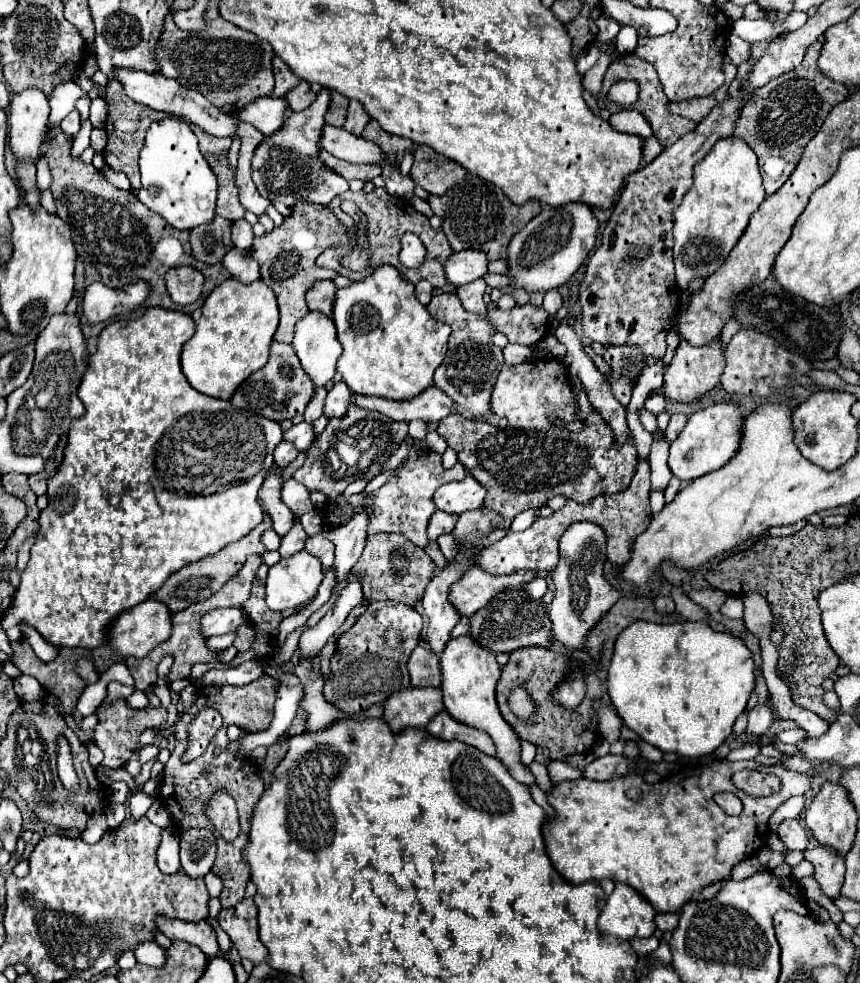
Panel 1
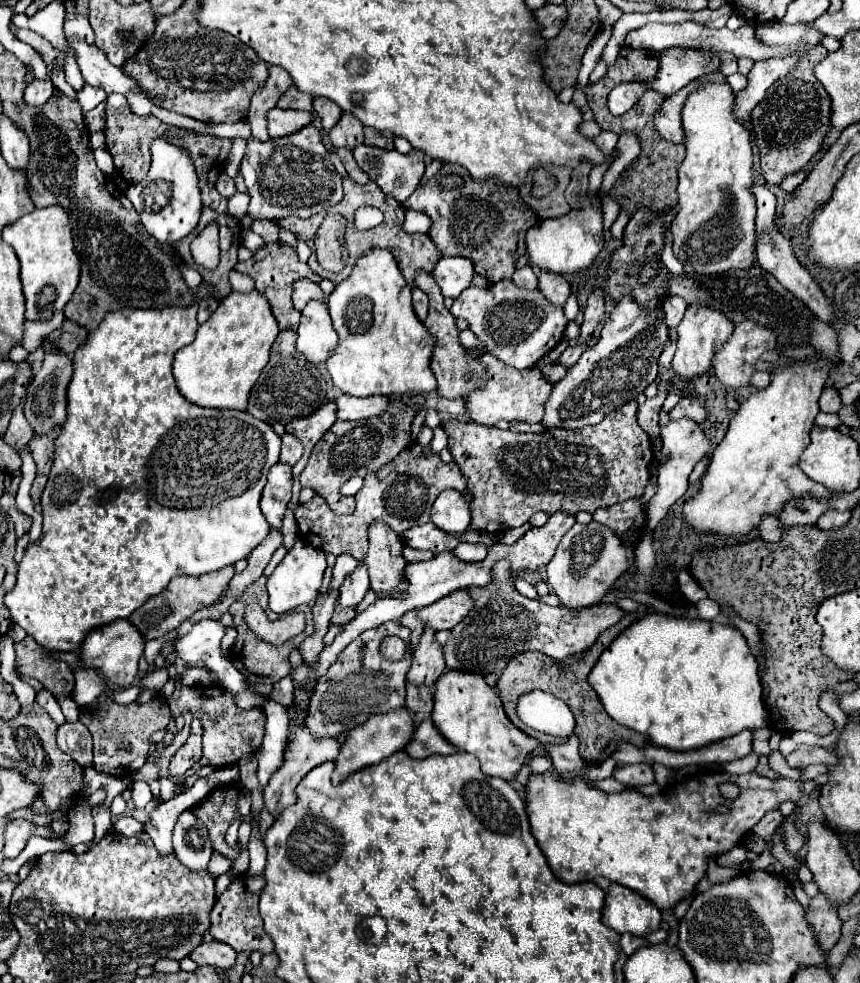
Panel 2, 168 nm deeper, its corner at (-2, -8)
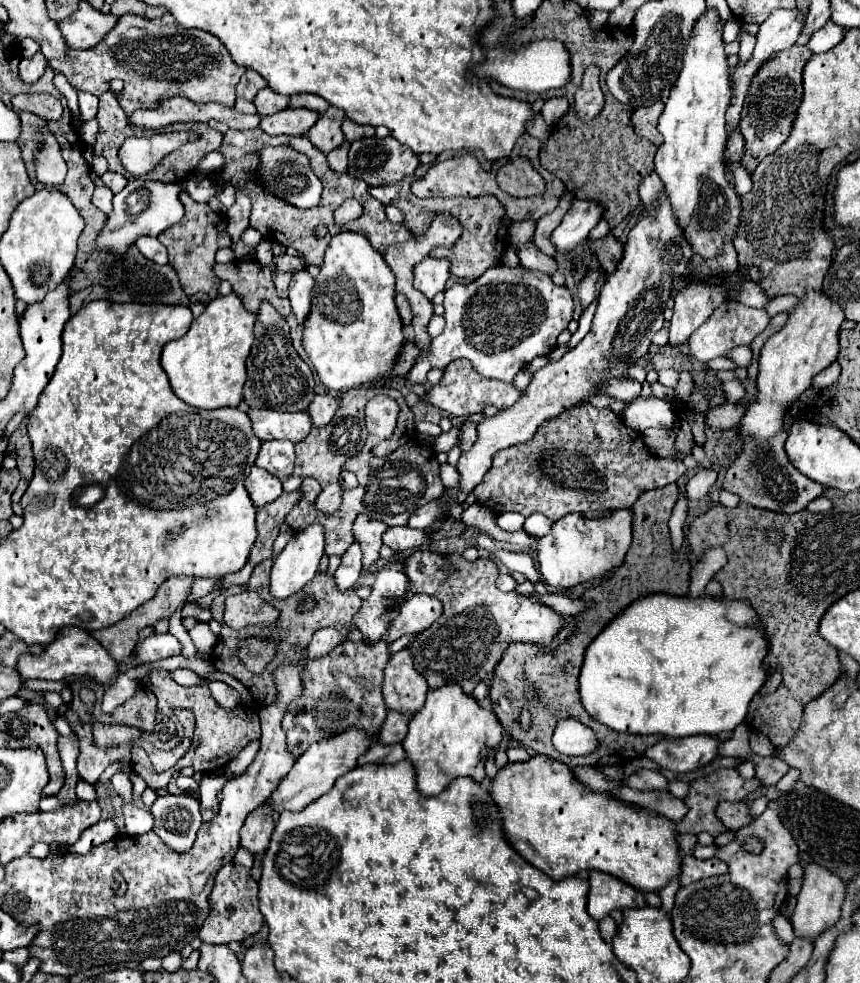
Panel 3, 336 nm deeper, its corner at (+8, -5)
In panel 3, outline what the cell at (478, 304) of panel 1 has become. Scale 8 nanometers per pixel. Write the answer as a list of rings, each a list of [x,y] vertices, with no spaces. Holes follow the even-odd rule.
[[[498,264],[490,270],[486,270],[478,280],[472,280],[468,284],[458,282],[452,288],[448,288],[444,298],[444,330],[440,336],[432,338],[430,352],[418,358],[414,368],[408,374],[410,382],[424,384],[426,374],[430,368],[446,368],[452,360],[466,358],[472,362],[474,370],[478,370],[486,378],[496,378],[504,382],[512,382],[514,376],[524,370],[536,356],[546,356],[556,348],[556,338],[562,330],[566,330],[568,322],[572,320],[574,312],[574,300],[566,286],[556,286],[548,274],[538,274],[538,270],[526,270],[524,266],[508,268],[504,264]]]

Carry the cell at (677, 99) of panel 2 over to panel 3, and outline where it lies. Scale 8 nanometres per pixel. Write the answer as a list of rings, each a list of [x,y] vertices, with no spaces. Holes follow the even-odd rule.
[[[654,102],[652,106],[638,108],[632,114],[632,126],[634,126],[636,134],[642,138],[648,138],[656,146],[662,144],[662,136],[656,130],[656,122],[658,122],[658,116],[662,114],[662,108],[664,108],[662,102]]]

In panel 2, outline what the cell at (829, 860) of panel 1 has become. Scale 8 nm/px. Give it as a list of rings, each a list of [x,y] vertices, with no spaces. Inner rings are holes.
[[[818,893],[810,901],[810,907],[806,909],[806,917],[808,917],[814,933],[818,935],[818,943],[822,945],[822,949],[830,951],[836,945],[836,941],[840,939],[842,921],[838,917],[838,907],[832,905],[832,901],[828,901],[828,897],[824,897],[824,893]]]

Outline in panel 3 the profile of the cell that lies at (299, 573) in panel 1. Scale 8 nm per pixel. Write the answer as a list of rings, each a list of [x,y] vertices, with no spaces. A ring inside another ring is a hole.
[[[310,524],[304,530],[296,532],[286,548],[274,558],[272,574],[270,574],[270,594],[274,598],[288,598],[292,594],[302,592],[302,588],[316,576],[320,558],[324,556],[324,528],[322,524]]]

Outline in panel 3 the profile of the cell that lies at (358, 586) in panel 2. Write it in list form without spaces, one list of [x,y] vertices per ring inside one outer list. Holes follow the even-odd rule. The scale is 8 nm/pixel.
[[[354,542],[346,554],[342,556],[342,564],[338,566],[334,578],[336,578],[336,584],[338,584],[338,590],[350,590],[356,586],[356,580],[362,572],[362,552],[360,552],[360,546],[358,542]]]

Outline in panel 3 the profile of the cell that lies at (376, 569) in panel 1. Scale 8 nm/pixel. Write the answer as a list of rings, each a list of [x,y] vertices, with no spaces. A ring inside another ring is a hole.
[[[360,514],[354,522],[354,538],[358,538],[362,546],[362,564],[364,568],[370,568],[378,560],[378,552],[382,548],[382,534],[386,532],[386,524],[374,518],[368,518],[366,514]]]

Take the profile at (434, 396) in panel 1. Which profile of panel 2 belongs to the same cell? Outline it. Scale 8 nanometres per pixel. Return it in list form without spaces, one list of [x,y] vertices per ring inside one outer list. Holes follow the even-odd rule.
[[[340,395],[336,399],[338,405],[338,419],[350,419],[350,421],[362,421],[368,417],[384,415],[390,407],[392,397],[352,397],[352,395]]]

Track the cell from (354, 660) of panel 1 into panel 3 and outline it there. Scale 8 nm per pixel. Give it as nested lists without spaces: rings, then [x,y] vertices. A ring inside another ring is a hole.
[[[346,640],[338,644],[332,654],[324,654],[316,662],[308,662],[302,674],[302,698],[296,698],[286,708],[282,728],[286,730],[286,746],[294,758],[298,758],[312,742],[342,734],[350,726],[362,726],[366,734],[380,730],[386,718],[386,706],[382,700],[382,672],[388,662],[388,644],[384,640],[366,646],[362,640]]]

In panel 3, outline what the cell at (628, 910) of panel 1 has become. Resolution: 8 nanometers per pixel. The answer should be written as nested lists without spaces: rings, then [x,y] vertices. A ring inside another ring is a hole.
[[[590,872],[590,892],[588,892],[588,914],[594,920],[602,920],[608,912],[614,908],[626,908],[626,906],[646,906],[644,894],[640,890],[634,890],[620,878],[614,878],[612,874],[604,872]]]

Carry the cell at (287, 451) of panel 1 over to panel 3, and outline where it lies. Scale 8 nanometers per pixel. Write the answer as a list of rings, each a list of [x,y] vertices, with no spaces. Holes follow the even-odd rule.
[[[254,466],[250,470],[248,478],[244,480],[244,486],[246,486],[254,506],[264,506],[282,494],[282,482],[258,466]]]

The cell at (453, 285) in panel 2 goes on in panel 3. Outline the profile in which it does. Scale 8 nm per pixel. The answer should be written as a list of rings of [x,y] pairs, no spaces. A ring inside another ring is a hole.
[[[430,256],[424,258],[414,266],[414,288],[420,290],[428,300],[432,300],[436,292],[442,292],[446,288],[446,282],[450,278],[448,270],[450,262],[434,260]]]

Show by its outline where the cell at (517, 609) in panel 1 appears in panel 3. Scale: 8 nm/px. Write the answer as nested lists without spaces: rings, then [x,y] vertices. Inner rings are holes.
[[[416,550],[408,556],[406,560],[406,574],[410,578],[410,590],[412,594],[428,594],[434,596],[442,602],[442,616],[424,632],[416,634],[416,638],[408,644],[412,656],[414,656],[414,666],[416,670],[426,678],[430,690],[440,688],[444,684],[458,684],[462,686],[464,694],[472,694],[474,686],[482,680],[486,680],[496,664],[500,662],[504,650],[512,642],[544,642],[548,644],[556,632],[562,628],[564,618],[556,614],[554,610],[542,606],[540,602],[522,596],[518,592],[500,592],[496,588],[496,578],[498,578],[498,568],[490,558],[478,558],[474,562],[464,560],[458,552],[442,554],[438,550]],[[442,564],[452,564],[456,570],[448,572],[442,570]]]

